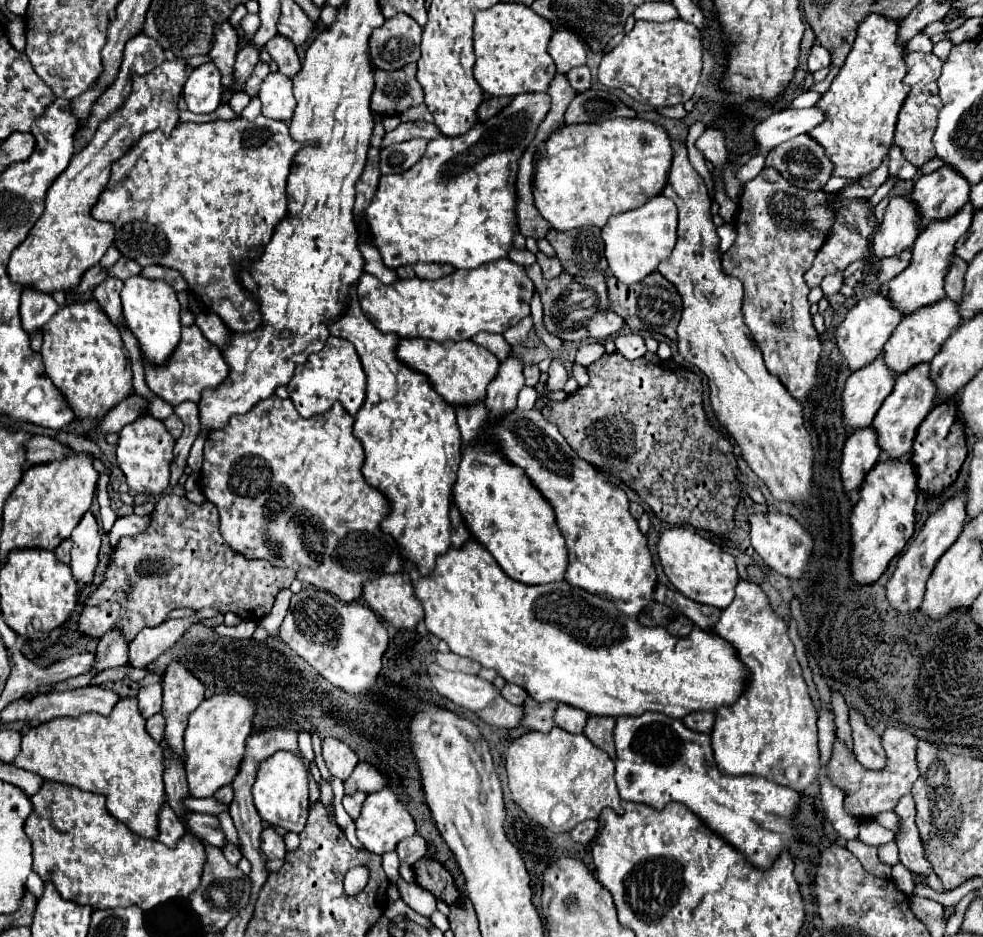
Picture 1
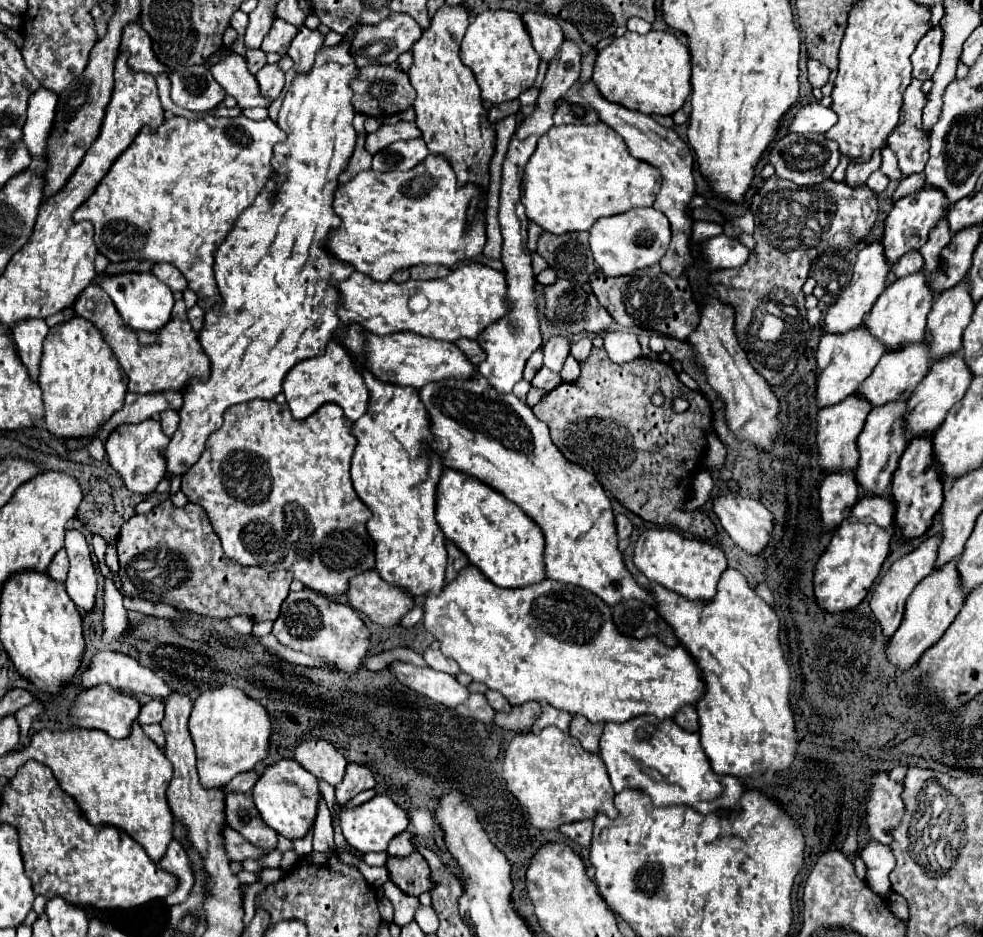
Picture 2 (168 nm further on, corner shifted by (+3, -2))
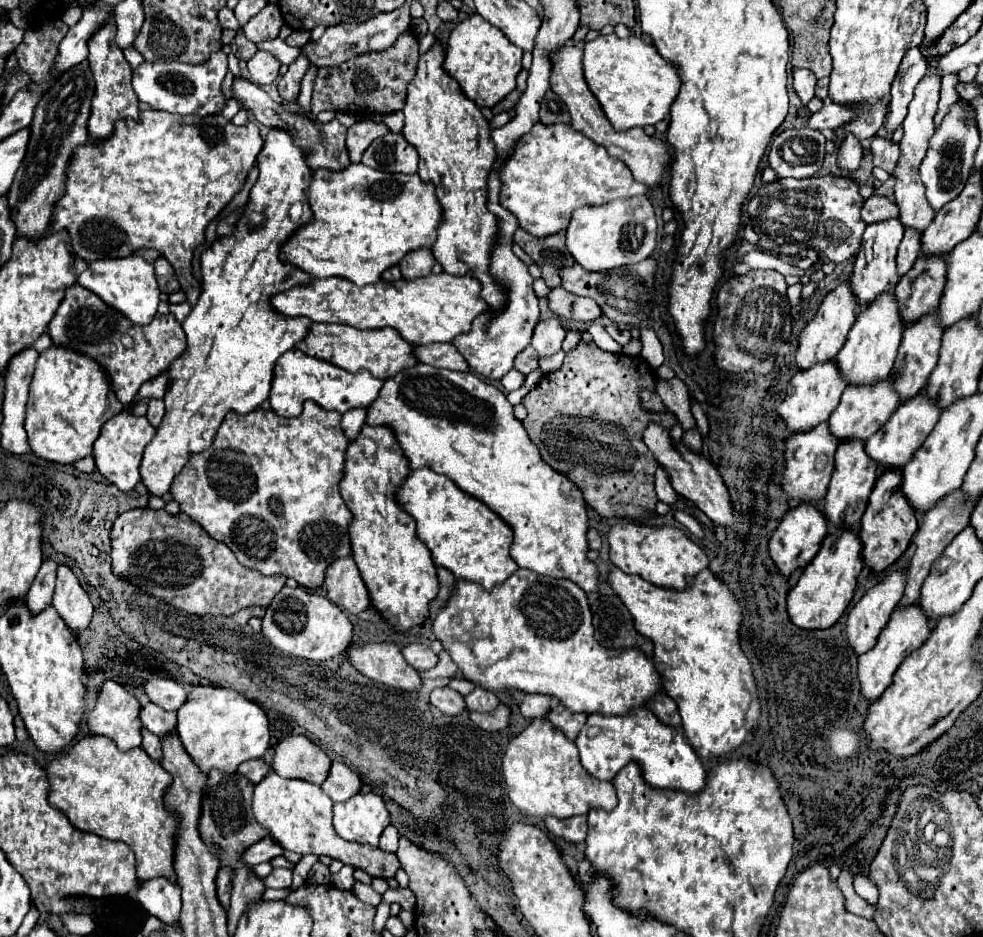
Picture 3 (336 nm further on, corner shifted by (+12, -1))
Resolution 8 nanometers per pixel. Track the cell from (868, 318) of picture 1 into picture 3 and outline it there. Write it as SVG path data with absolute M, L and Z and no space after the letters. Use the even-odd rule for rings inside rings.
M829 360L823 366L815 366L805 372L797 372L787 386L785 400L775 408L775 412L785 422L789 436L799 434L799 432L807 432L831 416L831 412L839 404L843 390L845 390L845 382L841 382L841 376L837 376L835 362Z

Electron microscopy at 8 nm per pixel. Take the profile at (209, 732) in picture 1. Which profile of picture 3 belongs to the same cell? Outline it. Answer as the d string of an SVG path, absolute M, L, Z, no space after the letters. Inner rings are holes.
M211 684L195 686L177 712L177 718L179 740L203 772L217 768L225 774L233 774L241 762L261 758L269 746L269 720L263 708L233 688Z

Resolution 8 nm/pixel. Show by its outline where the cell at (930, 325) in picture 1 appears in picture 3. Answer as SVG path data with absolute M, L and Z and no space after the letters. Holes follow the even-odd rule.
M891 376L873 384L873 386L867 386L867 388L849 386L849 388L845 388L845 392L841 396L839 406L835 408L835 412L827 420L829 432L839 442L845 442L845 440L865 442L869 436L873 436L891 418L891 414L897 410L897 406L899 406L899 398L893 390L893 378Z

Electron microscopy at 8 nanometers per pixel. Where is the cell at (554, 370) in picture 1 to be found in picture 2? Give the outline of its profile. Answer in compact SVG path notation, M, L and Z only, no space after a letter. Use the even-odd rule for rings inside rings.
M552 337L548 343L544 343L542 351L544 351L544 365L550 371L560 373L566 357L570 355L570 343L566 337Z

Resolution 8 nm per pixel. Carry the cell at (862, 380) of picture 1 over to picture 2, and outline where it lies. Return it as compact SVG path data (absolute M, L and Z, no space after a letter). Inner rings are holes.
M852 393L848 395L844 401L836 403L836 405L830 405L830 407L824 407L820 409L816 421L818 421L818 435L816 435L816 441L818 441L818 453L820 453L820 465L826 473L832 473L836 469L842 469L842 471L848 471L848 469L856 469L858 467L858 445L856 445L856 439L858 435L862 433L864 429L864 423L866 423L866 417L870 413L870 403L858 395L858 393Z

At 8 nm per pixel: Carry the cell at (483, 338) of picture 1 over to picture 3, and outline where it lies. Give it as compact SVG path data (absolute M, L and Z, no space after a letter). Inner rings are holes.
M437 344L437 346L417 346L413 348L413 356L429 366L435 368L447 368L447 370L457 370L465 372L469 370L469 364L465 358L457 352L453 344Z

